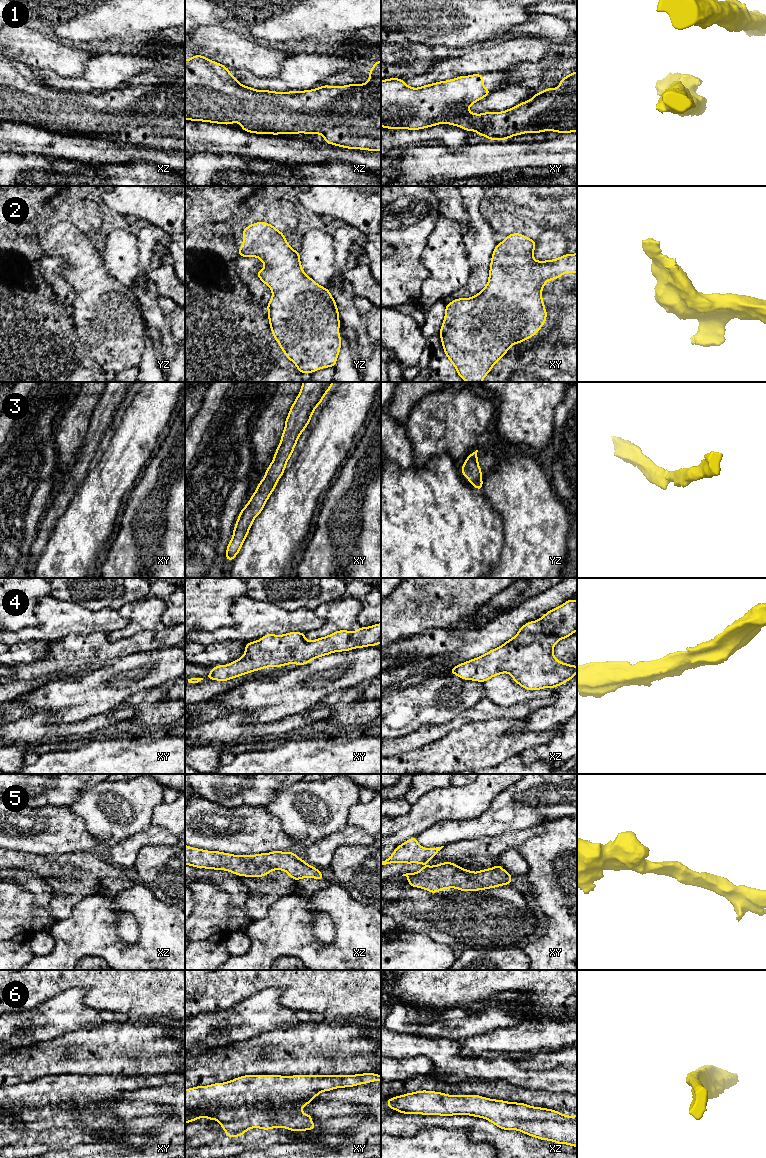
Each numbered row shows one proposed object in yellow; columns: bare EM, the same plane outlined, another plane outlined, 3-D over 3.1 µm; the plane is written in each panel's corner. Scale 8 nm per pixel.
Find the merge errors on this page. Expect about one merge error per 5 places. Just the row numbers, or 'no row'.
no row

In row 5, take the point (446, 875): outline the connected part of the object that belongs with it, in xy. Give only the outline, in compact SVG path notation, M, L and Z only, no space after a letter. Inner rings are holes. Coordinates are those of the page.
M443 862L402 876L407 877L411 887L437 893L449 888L457 888L459 891L478 891L502 885L509 886L513 875L510 875L499 864L493 868L472 872L452 862Z

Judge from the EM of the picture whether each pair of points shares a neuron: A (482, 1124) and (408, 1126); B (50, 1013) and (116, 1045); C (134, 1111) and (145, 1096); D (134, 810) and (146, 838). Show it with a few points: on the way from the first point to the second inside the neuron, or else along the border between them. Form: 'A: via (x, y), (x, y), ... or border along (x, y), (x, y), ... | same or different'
A: via (464, 1122), (426, 1122) | same
B: border along (103, 1021), (68, 1031), (59, 1037) | different
C: border along (116, 1102), (154, 1102), (163, 1105) | different
D: border along (152, 825), (146, 830), (136, 832), (121, 840) | different

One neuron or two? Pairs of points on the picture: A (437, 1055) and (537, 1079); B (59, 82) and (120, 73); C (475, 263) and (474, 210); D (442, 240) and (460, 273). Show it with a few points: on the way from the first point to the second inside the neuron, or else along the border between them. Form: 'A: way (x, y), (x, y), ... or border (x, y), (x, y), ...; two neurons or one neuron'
A: way (462, 1067), (501, 1067), (512, 1073); one neuron
B: way (74, 83), (87, 83), (105, 73); one neuron
C: way (478, 250), (477, 223); one neuron
D: way (445, 248), (446, 259), (452, 265); one neuron

